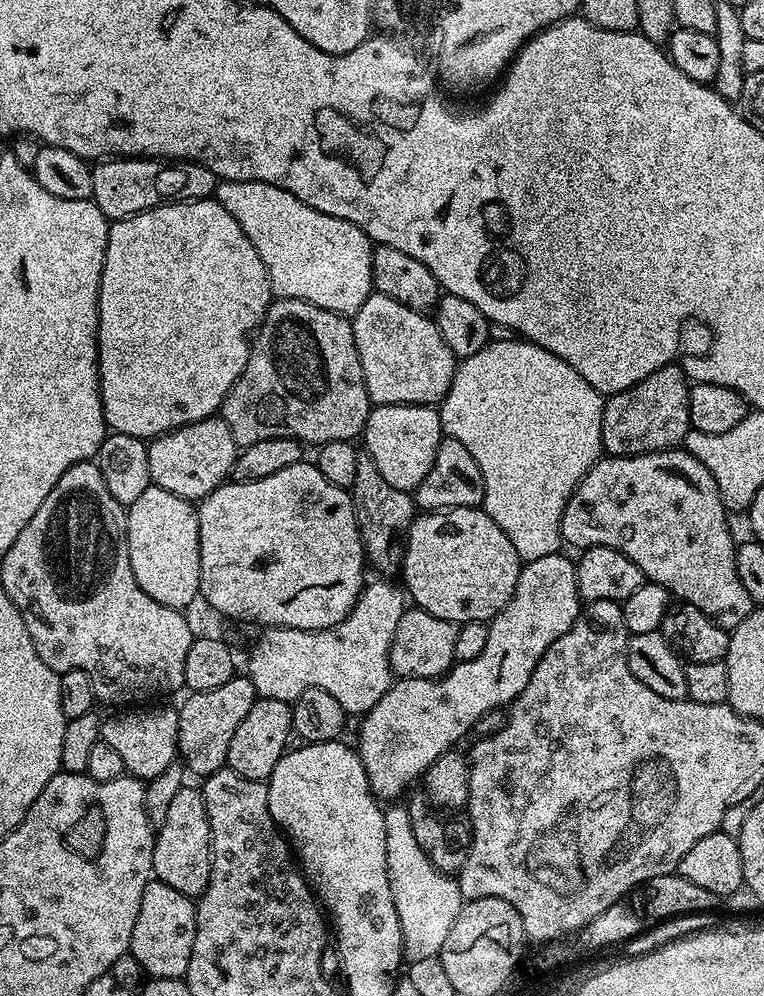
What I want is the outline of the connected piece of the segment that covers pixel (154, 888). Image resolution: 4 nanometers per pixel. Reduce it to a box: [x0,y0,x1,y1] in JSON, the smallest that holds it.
[130,879,196,978]

